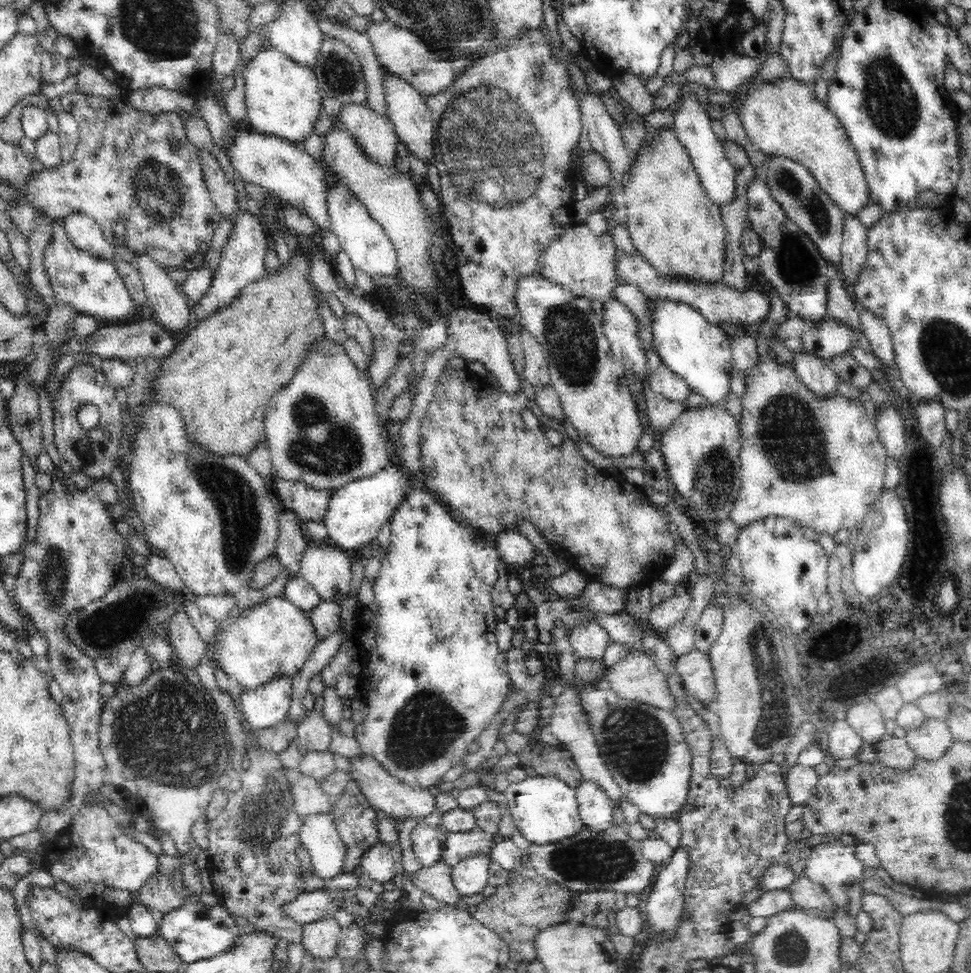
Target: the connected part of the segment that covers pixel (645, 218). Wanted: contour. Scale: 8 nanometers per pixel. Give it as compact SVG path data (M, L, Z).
M673 129L652 130L648 137L656 132L660 132L660 137L655 145L650 147L646 139L638 151L623 190L623 201L628 207L625 223L634 243L634 252L658 271L658 277L694 281L696 285L722 282L725 261L722 212L706 194L690 155Z

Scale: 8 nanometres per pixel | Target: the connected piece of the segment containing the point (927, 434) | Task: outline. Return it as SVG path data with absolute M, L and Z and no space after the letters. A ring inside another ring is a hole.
M919 402L917 421L921 435L926 439L932 450L939 450L944 444L947 426L945 425L945 413L947 411L940 402Z

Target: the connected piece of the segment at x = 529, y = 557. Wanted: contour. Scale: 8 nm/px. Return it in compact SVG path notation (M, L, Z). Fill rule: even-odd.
M504 531L495 542L501 559L517 568L535 567L536 546L518 531Z

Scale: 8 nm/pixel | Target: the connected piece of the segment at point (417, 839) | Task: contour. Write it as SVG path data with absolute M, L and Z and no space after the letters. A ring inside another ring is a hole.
M424 824L417 825L413 829L411 846L421 868L432 868L443 855L438 830Z

